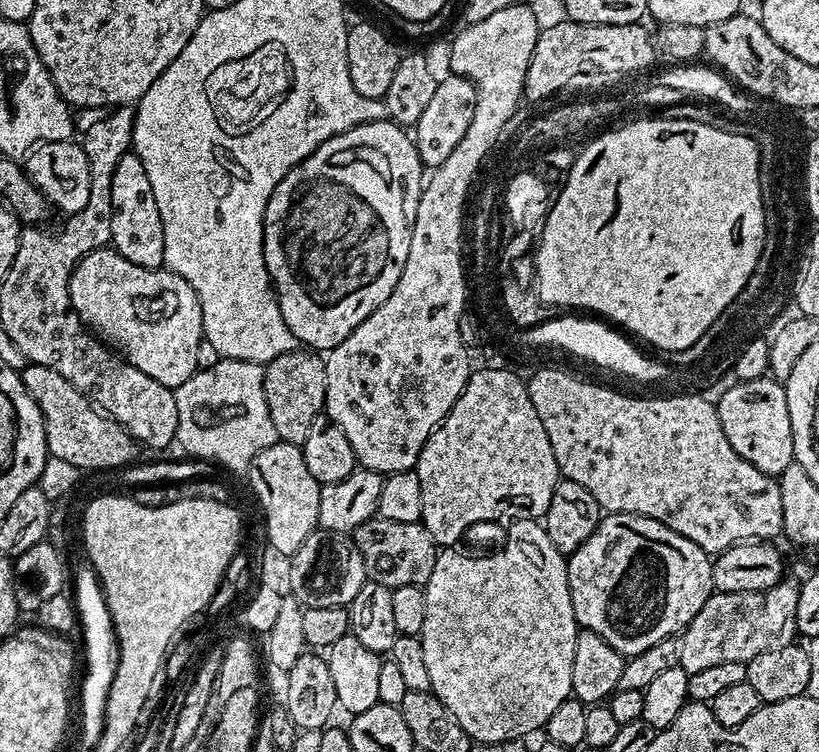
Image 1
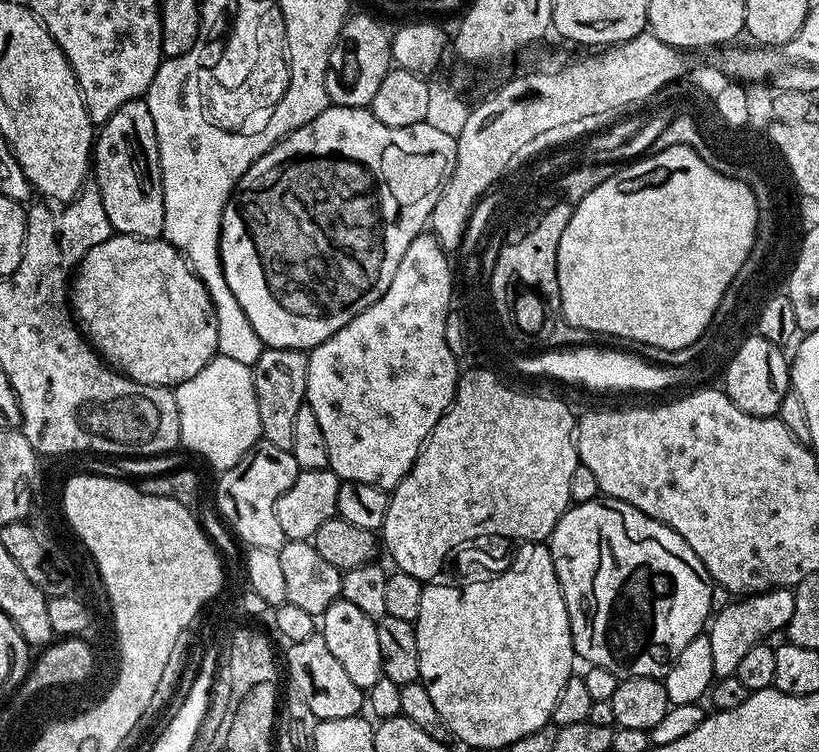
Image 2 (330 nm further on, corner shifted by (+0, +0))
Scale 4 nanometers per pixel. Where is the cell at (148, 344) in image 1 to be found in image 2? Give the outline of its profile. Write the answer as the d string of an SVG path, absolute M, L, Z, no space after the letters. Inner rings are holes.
M114 234L106 242L93 244L91 250L81 258L78 267L75 269L70 288L71 299L80 305L80 310L75 314L77 321L81 329L86 333L89 343L115 371L123 376L130 377L132 380L137 380L139 384L174 388L177 384L194 378L198 374L198 370L205 368L208 361L217 355L218 326L216 322L218 313L214 310L212 299L210 299L208 291L204 288L204 280L192 271L188 261L184 259L176 246L168 243L163 238L141 240L139 236Z

